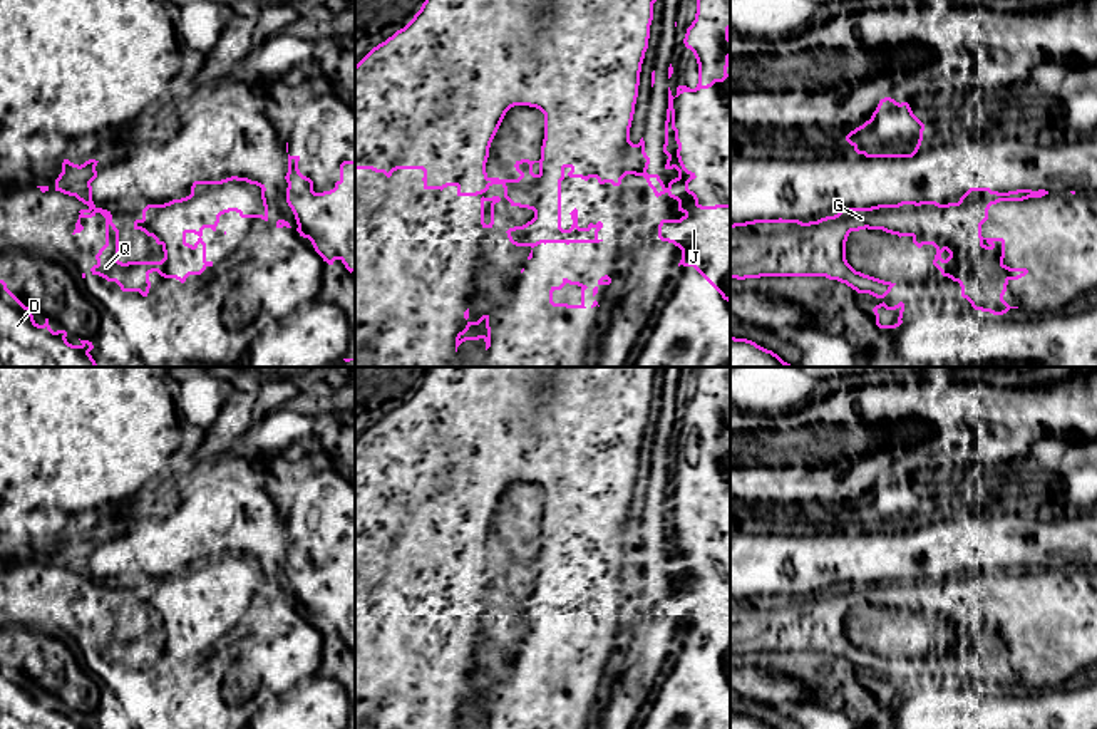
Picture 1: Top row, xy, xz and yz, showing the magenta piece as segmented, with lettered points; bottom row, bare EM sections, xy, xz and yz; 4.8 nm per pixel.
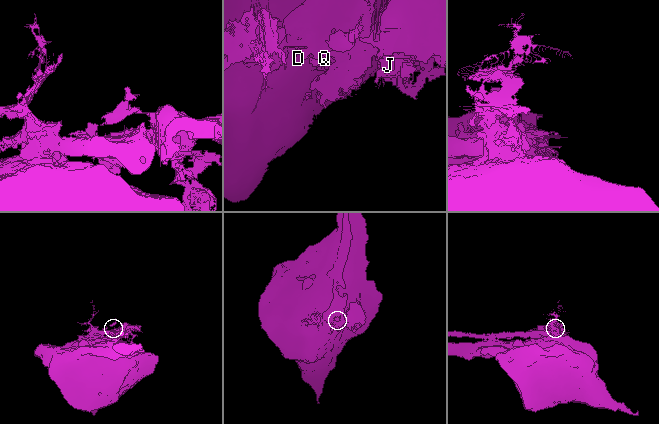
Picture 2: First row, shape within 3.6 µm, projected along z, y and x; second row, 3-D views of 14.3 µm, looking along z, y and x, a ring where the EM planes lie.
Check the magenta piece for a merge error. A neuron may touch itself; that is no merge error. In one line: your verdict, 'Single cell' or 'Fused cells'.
Fused cells

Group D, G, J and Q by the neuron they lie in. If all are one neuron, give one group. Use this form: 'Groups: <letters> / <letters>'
Groups: D G J / Q

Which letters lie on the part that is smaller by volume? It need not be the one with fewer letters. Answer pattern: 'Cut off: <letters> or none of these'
Cut off: Q

